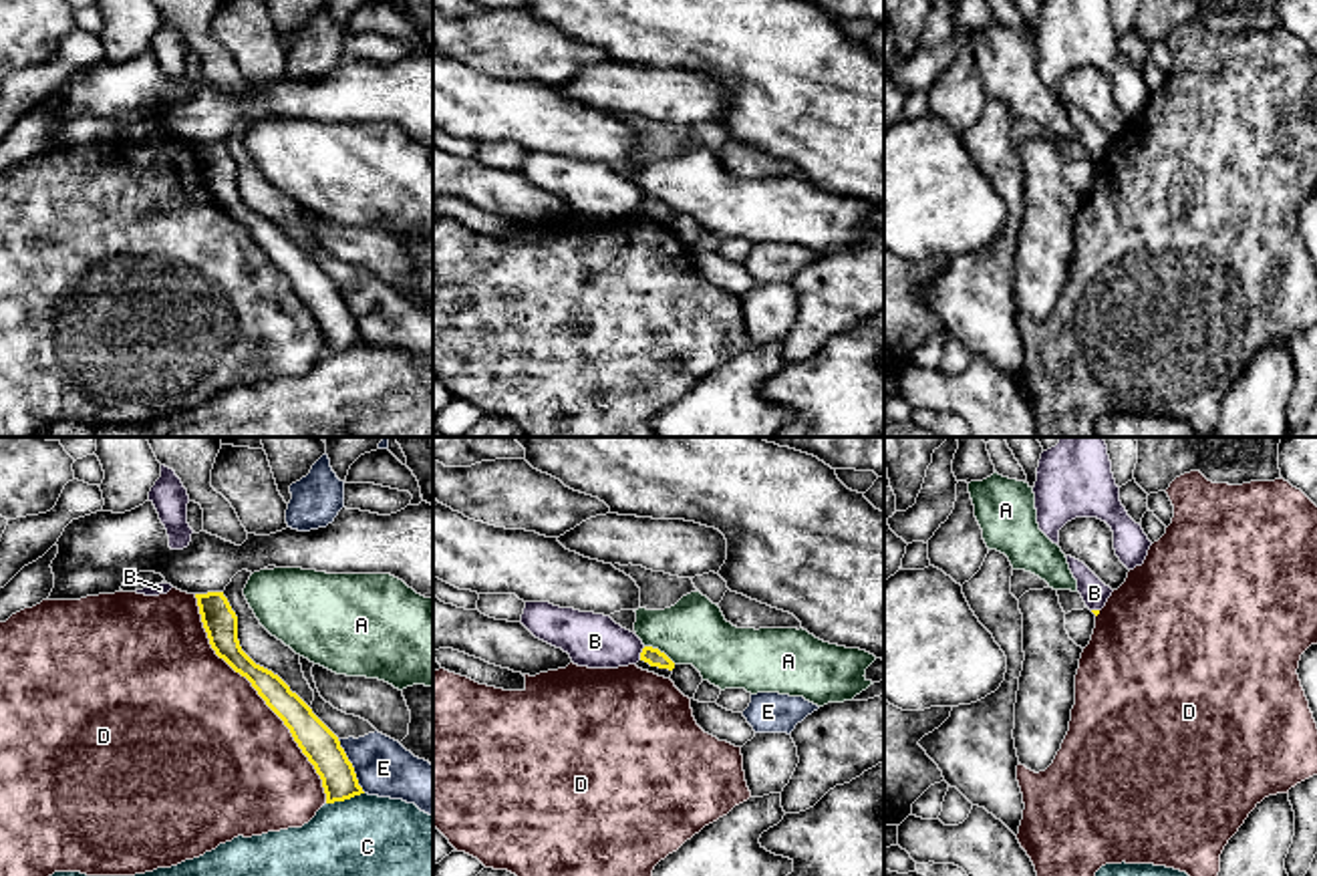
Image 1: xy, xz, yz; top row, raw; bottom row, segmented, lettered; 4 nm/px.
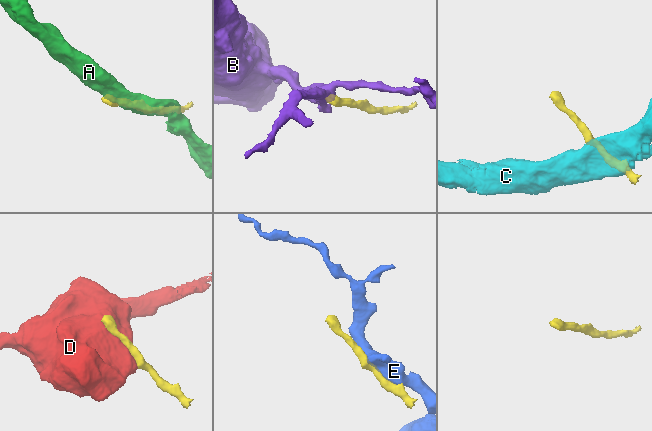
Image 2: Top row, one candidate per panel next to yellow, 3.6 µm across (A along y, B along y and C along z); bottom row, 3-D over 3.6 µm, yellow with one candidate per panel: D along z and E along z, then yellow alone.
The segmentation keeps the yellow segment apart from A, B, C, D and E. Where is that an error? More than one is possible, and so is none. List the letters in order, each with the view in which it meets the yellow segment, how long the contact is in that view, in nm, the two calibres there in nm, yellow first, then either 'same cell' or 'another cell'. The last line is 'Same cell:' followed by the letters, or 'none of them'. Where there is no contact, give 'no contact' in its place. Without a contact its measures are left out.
A: xz | 150 nm | 70/260 nm | another cell
B: xz | 60 nm | 70/220 nm | another cell
C: xy | 160 nm | 150/320 nm | another cell
D: xy | 1000 nm | 140/500 nm | another cell
E: xy | 240 nm | 150/220 nm | another cell
Same cell: none of them

